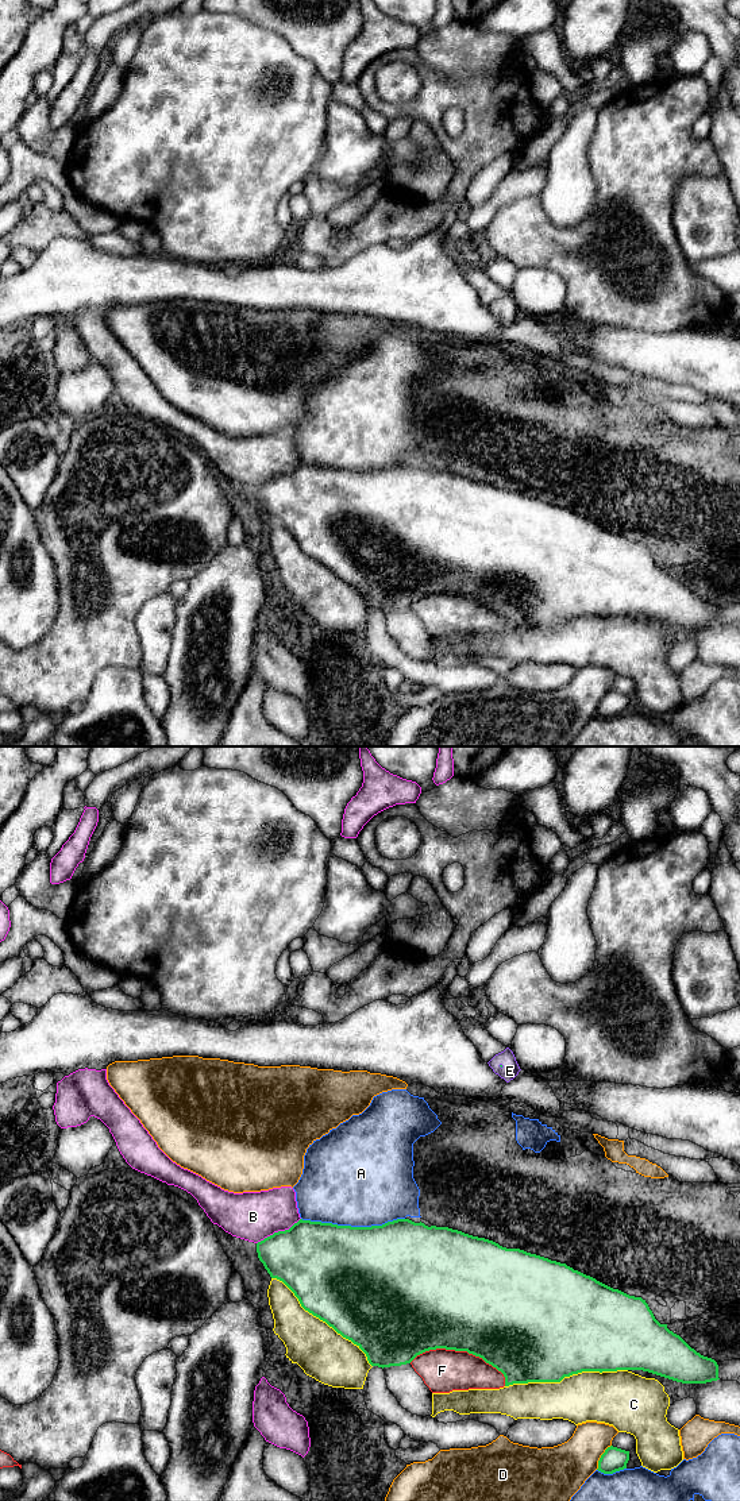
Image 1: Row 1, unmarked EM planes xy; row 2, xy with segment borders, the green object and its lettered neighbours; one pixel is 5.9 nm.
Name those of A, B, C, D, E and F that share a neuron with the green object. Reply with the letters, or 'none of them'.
E

